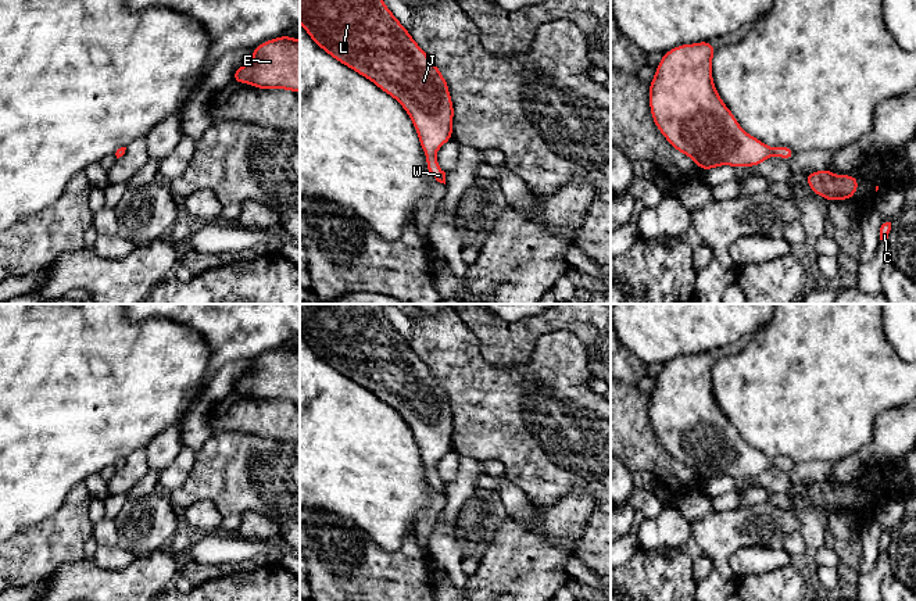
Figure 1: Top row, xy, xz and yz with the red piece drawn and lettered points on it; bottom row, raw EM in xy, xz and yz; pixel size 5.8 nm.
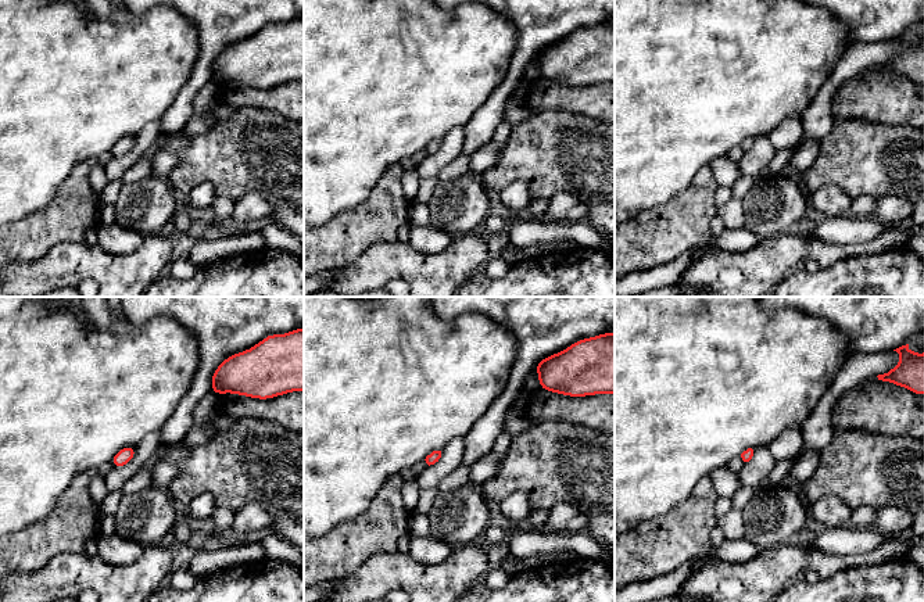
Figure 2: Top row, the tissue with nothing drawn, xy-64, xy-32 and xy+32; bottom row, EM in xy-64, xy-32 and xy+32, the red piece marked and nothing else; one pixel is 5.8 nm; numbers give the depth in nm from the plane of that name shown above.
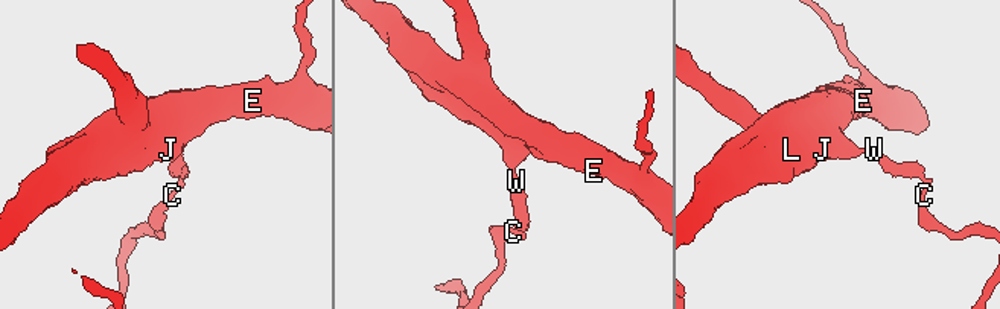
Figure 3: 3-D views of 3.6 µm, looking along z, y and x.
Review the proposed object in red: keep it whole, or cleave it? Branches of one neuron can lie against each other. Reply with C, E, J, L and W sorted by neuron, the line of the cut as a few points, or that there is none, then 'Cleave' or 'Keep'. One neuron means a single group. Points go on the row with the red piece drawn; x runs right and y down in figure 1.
Groups: C E J L W. No split. Keep

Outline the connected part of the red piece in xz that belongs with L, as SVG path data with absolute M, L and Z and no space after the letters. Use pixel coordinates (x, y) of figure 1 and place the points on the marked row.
M300 0L300 24L314 40L334 60L373 82L394 97L407 111L427 155L426 168L446 185L446 172L436 153L452 139L454 105L448 82L437 65L418 46L383 0Z

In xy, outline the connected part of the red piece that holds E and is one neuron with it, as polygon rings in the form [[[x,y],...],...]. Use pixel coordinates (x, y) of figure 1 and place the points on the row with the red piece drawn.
[[[287,33],[251,49],[254,57],[239,67],[232,81],[257,89],[300,92],[300,39]]]

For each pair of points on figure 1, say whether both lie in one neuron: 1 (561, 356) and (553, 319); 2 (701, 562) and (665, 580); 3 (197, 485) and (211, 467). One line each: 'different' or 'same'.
1: different
2: different
3: same

